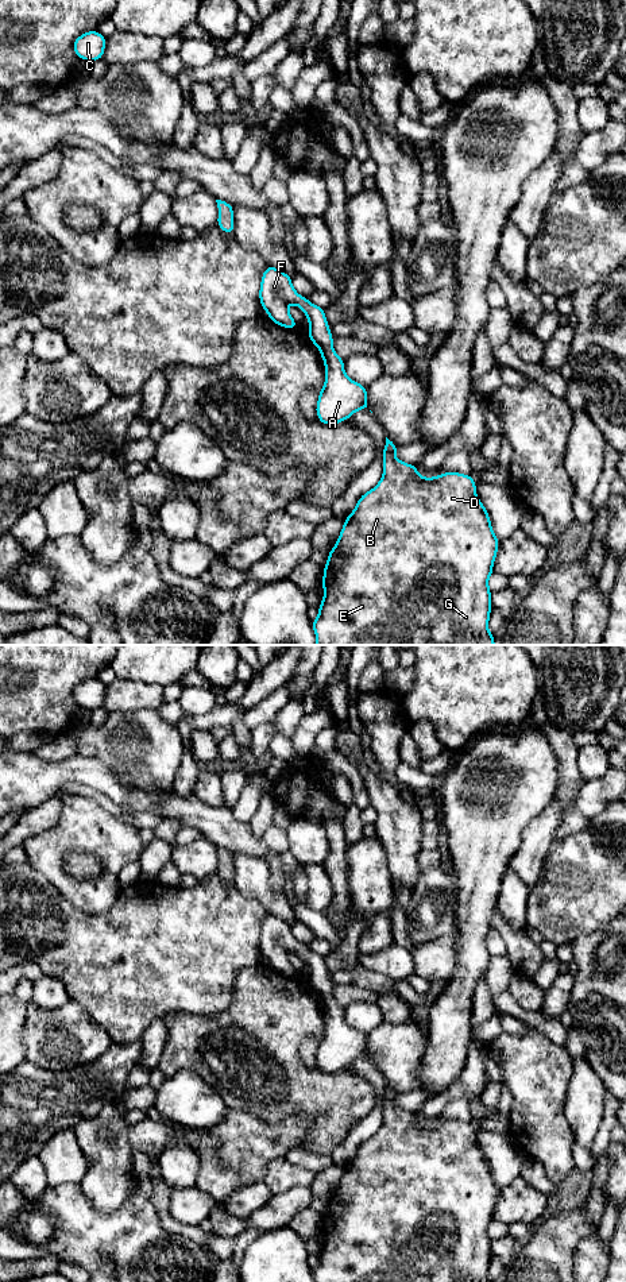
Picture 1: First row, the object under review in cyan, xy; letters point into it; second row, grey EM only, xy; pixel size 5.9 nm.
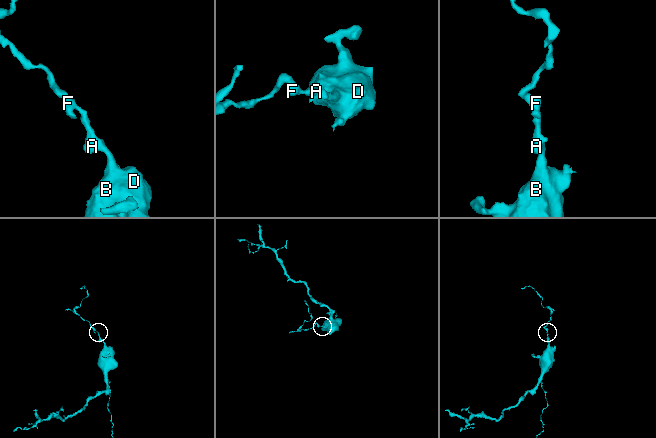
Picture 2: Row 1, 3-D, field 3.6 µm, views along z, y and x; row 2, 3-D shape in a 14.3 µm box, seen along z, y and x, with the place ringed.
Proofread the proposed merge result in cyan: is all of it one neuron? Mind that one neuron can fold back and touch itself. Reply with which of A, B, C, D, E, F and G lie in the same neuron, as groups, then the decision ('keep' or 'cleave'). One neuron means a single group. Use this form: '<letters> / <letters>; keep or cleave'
A B C D E F G; keep

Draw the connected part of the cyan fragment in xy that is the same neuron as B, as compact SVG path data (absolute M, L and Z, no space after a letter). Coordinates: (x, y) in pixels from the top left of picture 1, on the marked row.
M386 437L383 475L344 520L324 567L324 598L312 622L316 645L495 645L488 632L488 578L499 548L491 520L476 495L471 475L444 472L422 478L413 464L395 457L398 445Z

